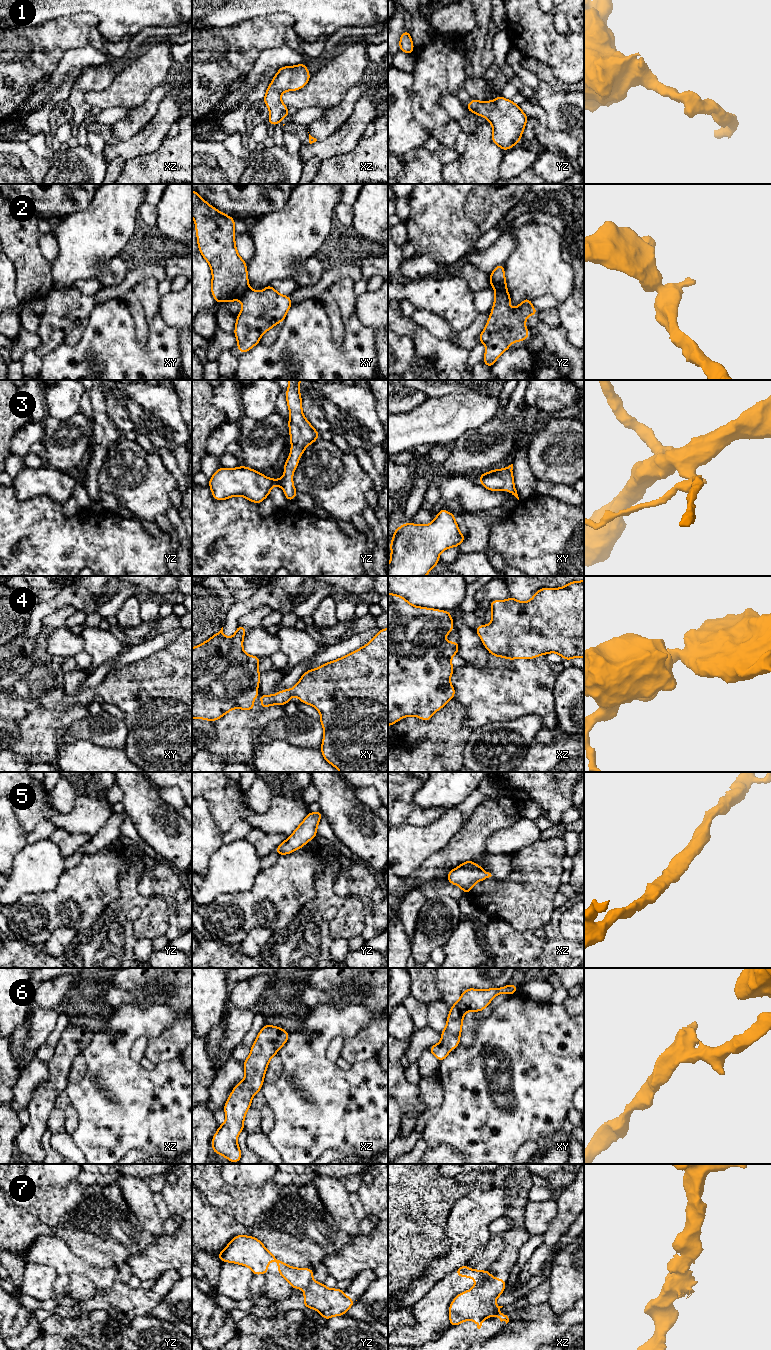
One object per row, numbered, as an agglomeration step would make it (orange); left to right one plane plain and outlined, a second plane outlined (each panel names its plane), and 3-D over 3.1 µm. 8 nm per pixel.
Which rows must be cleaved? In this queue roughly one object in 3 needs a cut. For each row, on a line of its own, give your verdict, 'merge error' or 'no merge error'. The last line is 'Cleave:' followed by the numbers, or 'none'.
1: no merge error
2: merge error
3: no merge error
4: no merge error
5: no merge error
6: no merge error
7: merge error
Cleave: 2, 7

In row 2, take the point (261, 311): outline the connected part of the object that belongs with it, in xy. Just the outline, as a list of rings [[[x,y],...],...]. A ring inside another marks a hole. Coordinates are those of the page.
[[[271,285],[261,292],[248,289],[241,298],[242,309],[236,317],[234,335],[242,354],[260,343],[261,336],[283,322],[292,305],[289,296],[279,294]]]

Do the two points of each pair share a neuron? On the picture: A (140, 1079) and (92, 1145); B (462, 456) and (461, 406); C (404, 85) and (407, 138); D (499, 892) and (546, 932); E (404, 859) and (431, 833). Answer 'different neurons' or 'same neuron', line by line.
A: same neuron
B: different neurons
C: same neuron
D: different neurons
E: same neuron

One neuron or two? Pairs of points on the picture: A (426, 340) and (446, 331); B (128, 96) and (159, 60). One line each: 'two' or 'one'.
A: two
B: one

